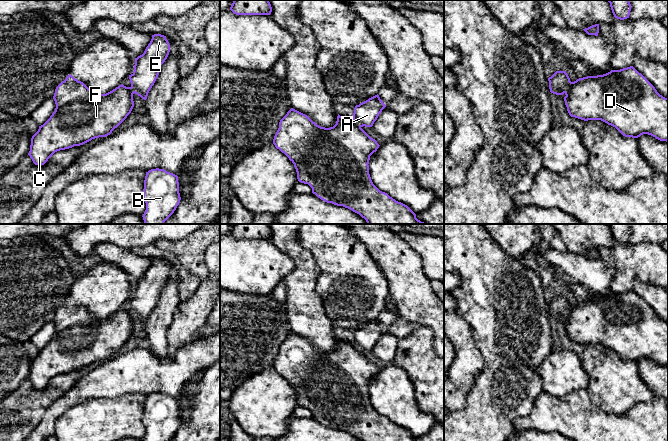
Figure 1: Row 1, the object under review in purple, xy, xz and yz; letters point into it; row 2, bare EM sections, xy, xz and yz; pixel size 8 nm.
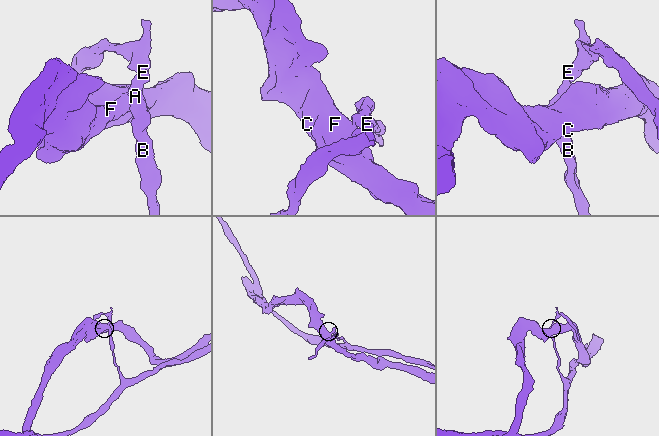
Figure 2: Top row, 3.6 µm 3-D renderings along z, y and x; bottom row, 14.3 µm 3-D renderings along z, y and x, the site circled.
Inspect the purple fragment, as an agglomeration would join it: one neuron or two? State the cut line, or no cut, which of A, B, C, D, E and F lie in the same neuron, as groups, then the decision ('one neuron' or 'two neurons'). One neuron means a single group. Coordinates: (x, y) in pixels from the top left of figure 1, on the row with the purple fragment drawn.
cut in yz along (572, 82), (564, 92); A B E / C D F; two neurons

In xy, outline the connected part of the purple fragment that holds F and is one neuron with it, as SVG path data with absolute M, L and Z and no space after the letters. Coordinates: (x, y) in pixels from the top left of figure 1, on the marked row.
M69 74L55 89L55 111L31 138L28 155L33 163L44 165L57 151L110 135L131 113L134 107L133 94L131 87L123 84L106 94L98 94Z

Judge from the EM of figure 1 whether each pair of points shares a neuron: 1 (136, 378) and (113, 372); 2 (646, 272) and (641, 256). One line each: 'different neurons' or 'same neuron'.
1: same neuron
2: same neuron

